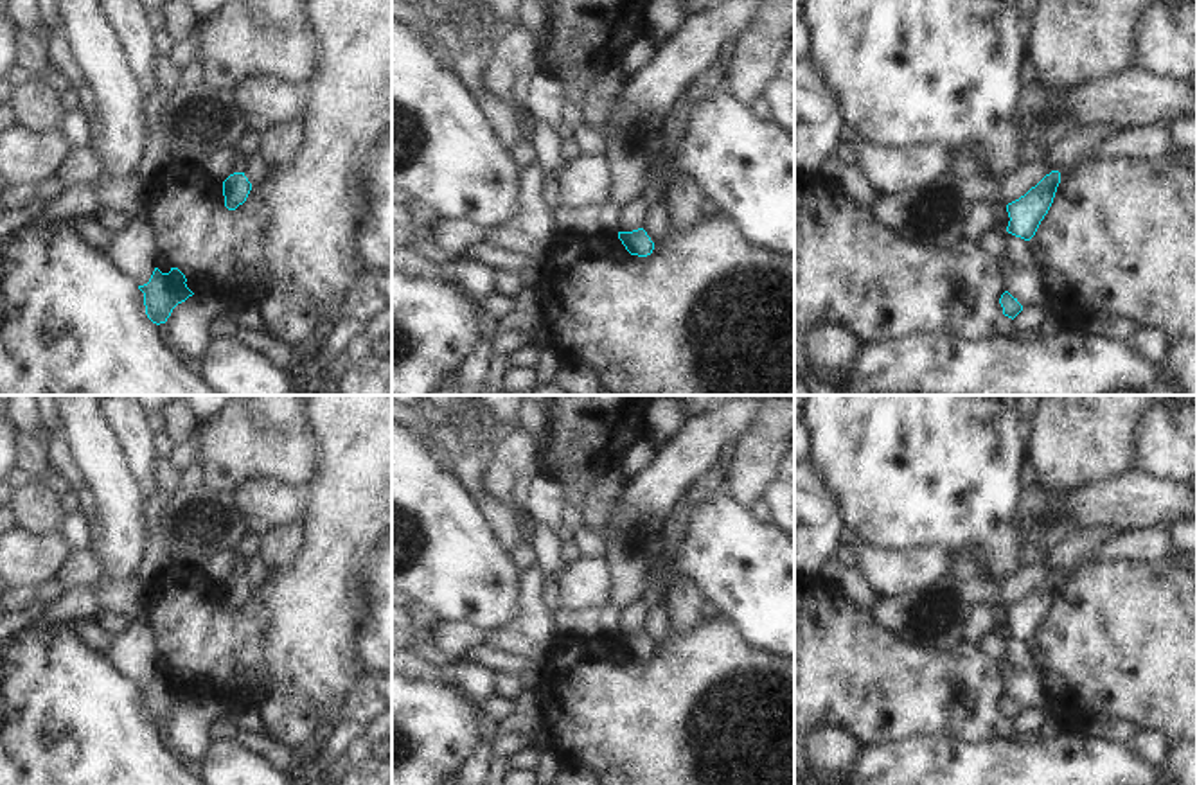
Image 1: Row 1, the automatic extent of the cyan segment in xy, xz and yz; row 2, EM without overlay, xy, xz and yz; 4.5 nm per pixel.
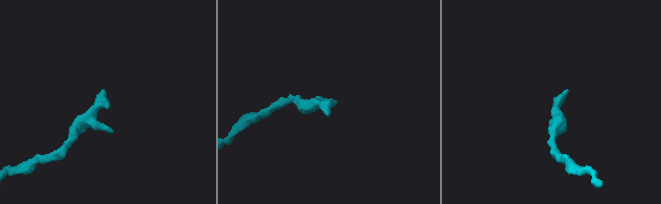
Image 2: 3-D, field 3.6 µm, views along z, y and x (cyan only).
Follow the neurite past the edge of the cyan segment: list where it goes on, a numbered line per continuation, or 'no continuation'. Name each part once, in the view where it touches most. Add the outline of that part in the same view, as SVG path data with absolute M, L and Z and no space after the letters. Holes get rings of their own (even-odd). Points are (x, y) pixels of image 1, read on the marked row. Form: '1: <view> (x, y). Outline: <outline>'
1: yz (1154, 141). Outline: M1163 120L1148 126L1130 126L1114 131L1102 144L1082 154L1071 167L1057 169L1060 172L1060 190L1082 163L1105 162L1113 158L1161 158L1175 151L1174 122Z

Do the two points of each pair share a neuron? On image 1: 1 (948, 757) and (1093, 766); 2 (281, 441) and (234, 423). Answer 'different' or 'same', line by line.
1: same
2: same

